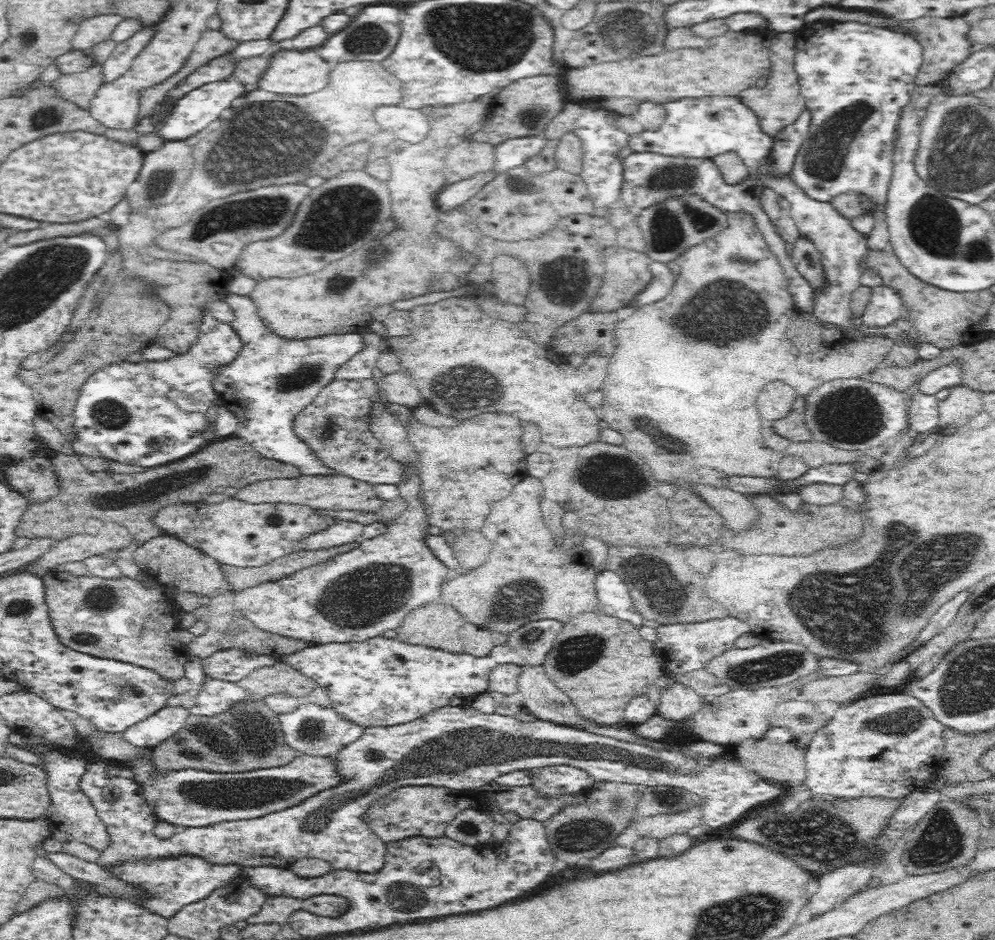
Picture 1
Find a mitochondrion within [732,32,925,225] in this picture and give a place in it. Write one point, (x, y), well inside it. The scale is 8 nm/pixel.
(824, 158)

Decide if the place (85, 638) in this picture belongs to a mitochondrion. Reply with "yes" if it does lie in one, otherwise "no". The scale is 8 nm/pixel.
yes

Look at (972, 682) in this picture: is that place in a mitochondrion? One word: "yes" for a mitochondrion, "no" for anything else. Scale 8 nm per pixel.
yes

